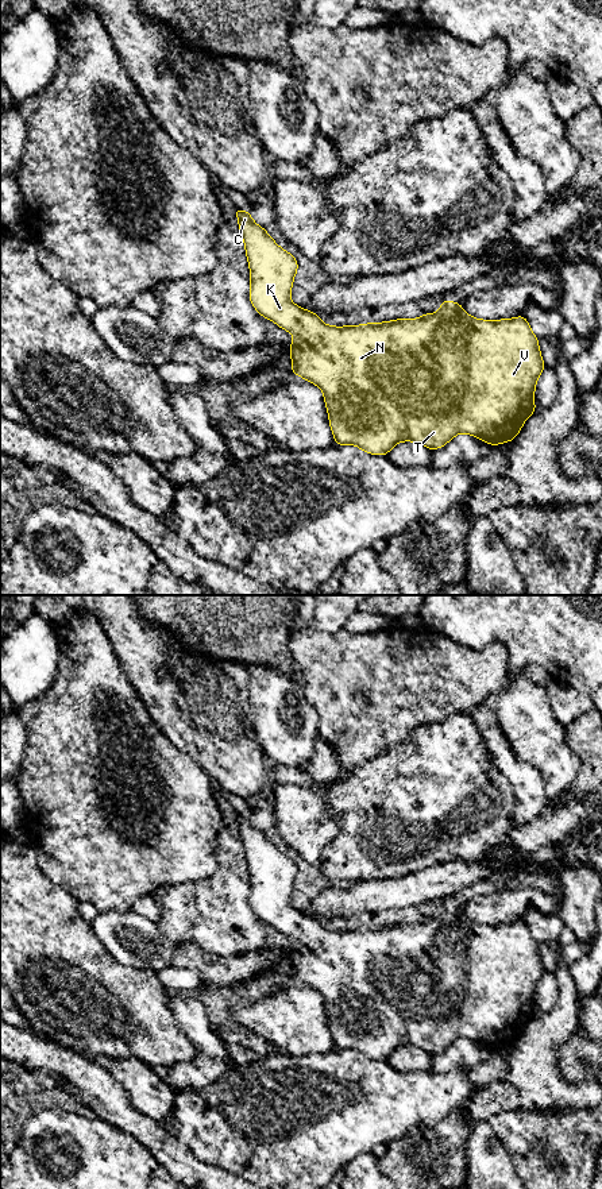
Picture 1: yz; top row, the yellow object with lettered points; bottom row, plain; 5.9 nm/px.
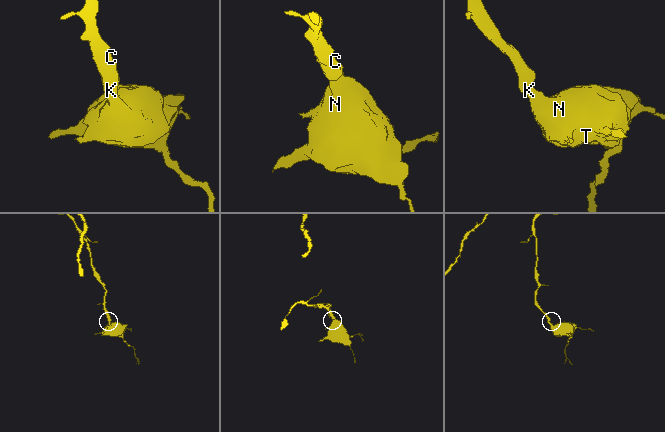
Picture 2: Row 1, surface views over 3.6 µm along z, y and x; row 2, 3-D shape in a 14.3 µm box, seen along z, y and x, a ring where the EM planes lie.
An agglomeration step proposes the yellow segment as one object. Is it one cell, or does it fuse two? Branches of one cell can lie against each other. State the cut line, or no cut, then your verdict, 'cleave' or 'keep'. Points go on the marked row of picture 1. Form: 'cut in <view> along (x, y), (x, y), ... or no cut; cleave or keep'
no cut; keep

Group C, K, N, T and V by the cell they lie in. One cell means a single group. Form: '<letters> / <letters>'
C K N T V

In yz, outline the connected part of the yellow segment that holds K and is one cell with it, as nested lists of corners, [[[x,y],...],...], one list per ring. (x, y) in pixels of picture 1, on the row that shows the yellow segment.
[[[235,208],[235,212],[250,266],[250,301],[261,316],[271,320],[278,327],[294,336],[290,344],[292,372],[302,377],[305,381],[312,382],[321,389],[328,412],[329,426],[337,445],[354,444],[355,447],[371,455],[387,455],[395,444],[401,441],[413,441],[420,443],[433,451],[436,448],[444,447],[459,433],[472,435],[476,439],[489,443],[490,445],[498,445],[514,440],[514,437],[520,433],[525,420],[536,412],[535,389],[540,374],[545,368],[545,364],[541,358],[539,339],[532,332],[530,325],[524,316],[503,320],[481,320],[467,314],[463,310],[462,304],[454,301],[441,301],[440,310],[437,313],[425,313],[424,316],[413,320],[397,319],[385,323],[368,323],[346,327],[333,327],[331,324],[325,325],[320,320],[319,314],[297,306],[290,300],[293,279],[298,269],[296,258],[281,248],[266,232],[266,229],[259,227],[251,219],[251,213],[238,208]]]

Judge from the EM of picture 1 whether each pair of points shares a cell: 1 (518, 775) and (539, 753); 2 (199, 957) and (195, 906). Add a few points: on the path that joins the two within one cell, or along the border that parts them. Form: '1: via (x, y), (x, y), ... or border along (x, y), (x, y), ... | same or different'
1: border along (509, 740), (514, 753), (540, 773), (544, 792) | different
2: border along (176, 945), (196, 942), (211, 953), (227, 957) | different

